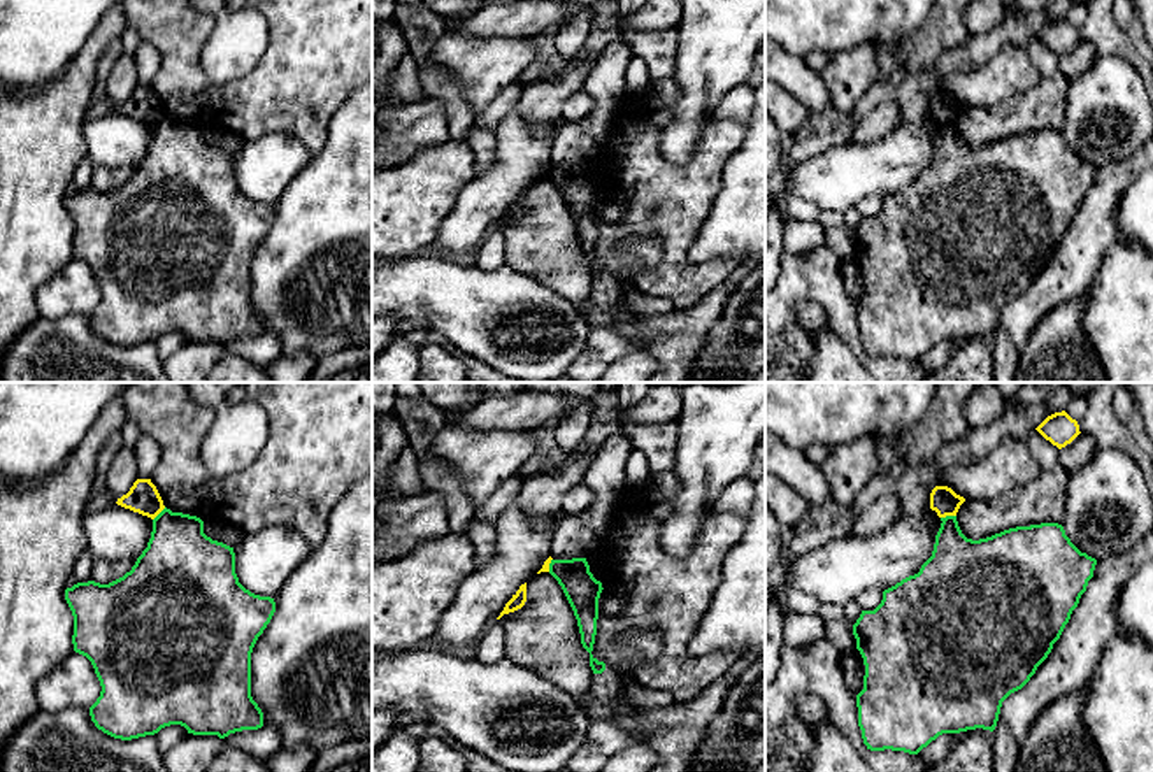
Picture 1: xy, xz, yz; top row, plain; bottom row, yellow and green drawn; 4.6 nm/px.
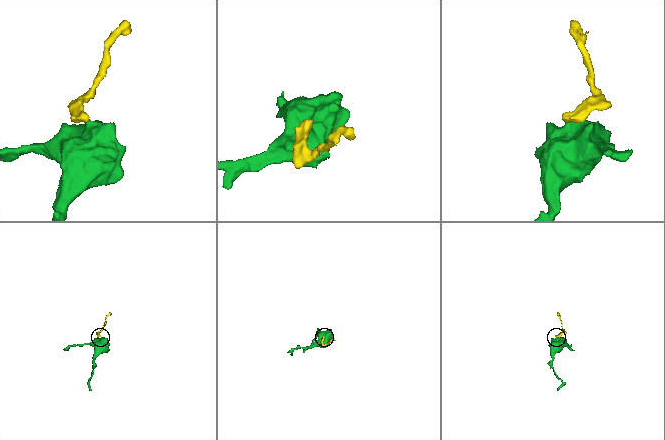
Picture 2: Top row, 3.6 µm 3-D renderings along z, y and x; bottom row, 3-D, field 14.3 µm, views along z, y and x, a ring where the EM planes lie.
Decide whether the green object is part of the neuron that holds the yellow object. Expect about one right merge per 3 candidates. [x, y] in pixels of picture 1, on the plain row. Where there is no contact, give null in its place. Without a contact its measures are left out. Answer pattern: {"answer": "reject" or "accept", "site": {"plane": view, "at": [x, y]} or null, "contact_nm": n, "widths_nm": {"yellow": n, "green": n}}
{"answer": "reject", "site": {"plane": "yz", "at": [948, 121]}, "contact_nm": 70, "widths_nm": {"yellow": 120, "green": 280}}

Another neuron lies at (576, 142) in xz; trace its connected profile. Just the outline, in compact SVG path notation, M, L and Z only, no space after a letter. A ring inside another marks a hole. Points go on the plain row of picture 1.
M623 39L600 51L583 88L595 102L593 111L574 123L560 121L549 153L553 167L584 165L597 158L612 132L616 107L627 98L625 74L632 58L634 49Z

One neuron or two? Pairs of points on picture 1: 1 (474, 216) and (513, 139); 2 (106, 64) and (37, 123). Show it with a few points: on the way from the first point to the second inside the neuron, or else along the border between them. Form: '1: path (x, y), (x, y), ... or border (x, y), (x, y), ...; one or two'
1: path (488, 197), (513, 172), (513, 158); one
2: border (120, 37), (99, 58), (95, 79); two

